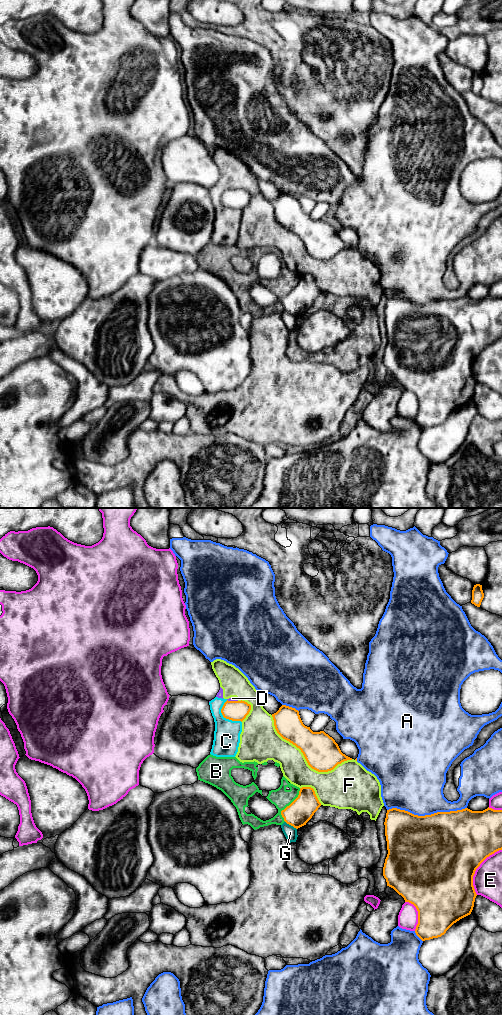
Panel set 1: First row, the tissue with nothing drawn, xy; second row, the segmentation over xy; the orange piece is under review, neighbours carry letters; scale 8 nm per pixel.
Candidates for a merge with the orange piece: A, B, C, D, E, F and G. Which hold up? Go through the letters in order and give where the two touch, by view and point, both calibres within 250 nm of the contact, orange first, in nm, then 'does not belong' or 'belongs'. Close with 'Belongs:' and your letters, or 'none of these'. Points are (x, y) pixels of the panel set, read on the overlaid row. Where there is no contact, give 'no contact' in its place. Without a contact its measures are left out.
A: xy (426, 815) | 500/420 nm | does not belong
B: xy (289, 805) | 200/160 nm | does not belong
C: xy (224, 717) | 160/220 nm | does not belong
D: xy (232, 701) | 160/30 nm | does not belong
E: xy (476, 868) | 500/240 nm | does not belong
F: xy (305, 758) | 280/220 nm | does not belong
G: xy (291, 825) | 200/100 nm | does not belong
Belongs: none of these

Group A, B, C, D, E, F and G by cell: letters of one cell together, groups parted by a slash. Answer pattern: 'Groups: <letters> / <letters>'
Groups: A / B / C D F / E / G

